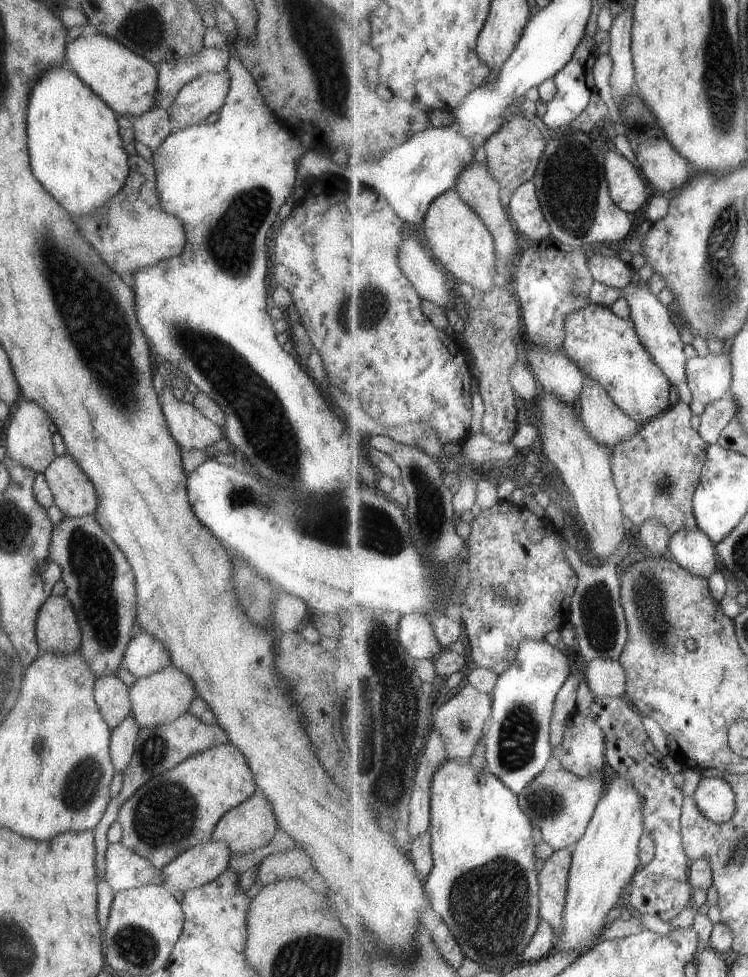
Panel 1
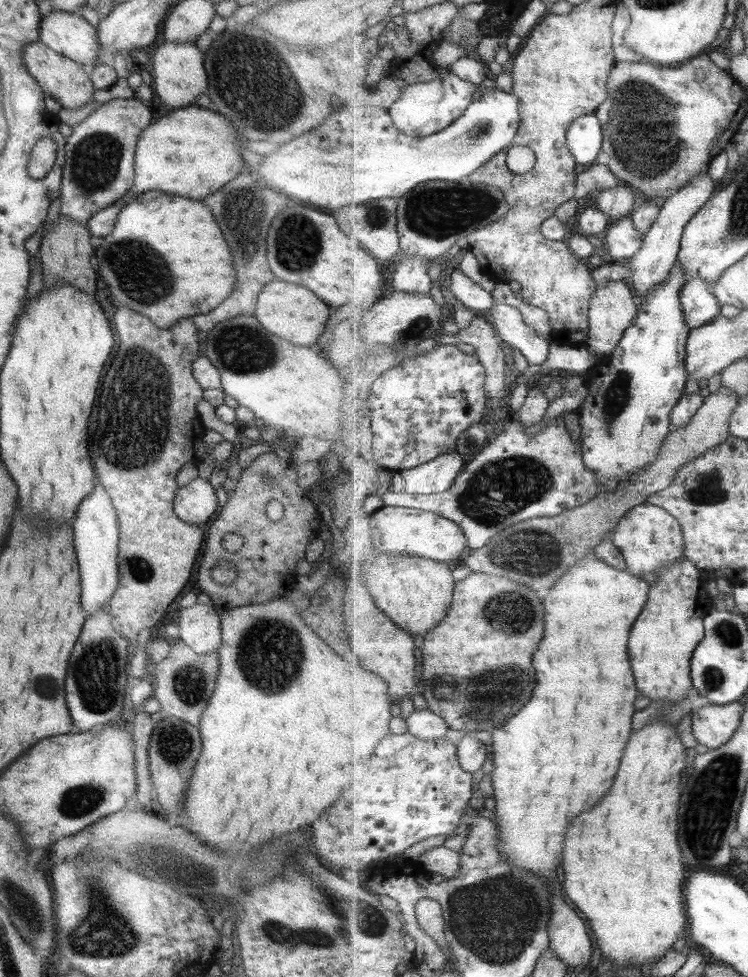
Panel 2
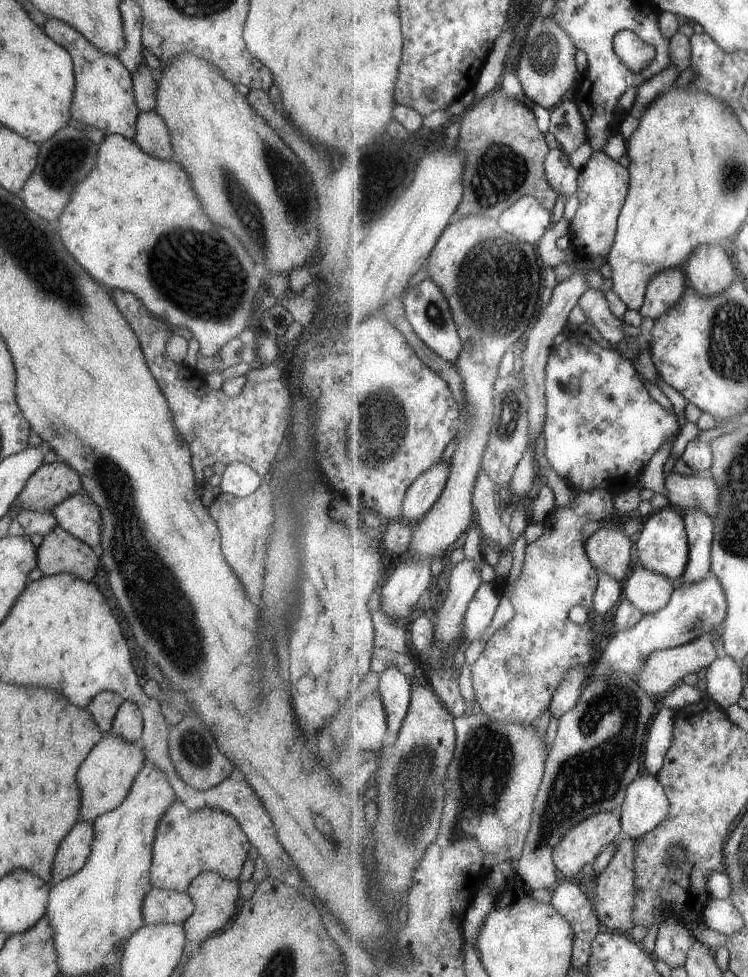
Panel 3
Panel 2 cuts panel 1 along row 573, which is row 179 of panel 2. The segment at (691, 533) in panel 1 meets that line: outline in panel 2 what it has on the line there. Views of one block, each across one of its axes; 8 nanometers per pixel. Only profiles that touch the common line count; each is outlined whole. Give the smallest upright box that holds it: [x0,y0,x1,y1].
[629,171,715,300]

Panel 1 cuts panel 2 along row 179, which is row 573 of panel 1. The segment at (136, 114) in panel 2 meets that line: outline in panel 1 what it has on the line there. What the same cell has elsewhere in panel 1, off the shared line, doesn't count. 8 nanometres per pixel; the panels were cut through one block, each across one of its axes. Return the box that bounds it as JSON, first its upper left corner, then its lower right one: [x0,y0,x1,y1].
[49,514,136,677]

